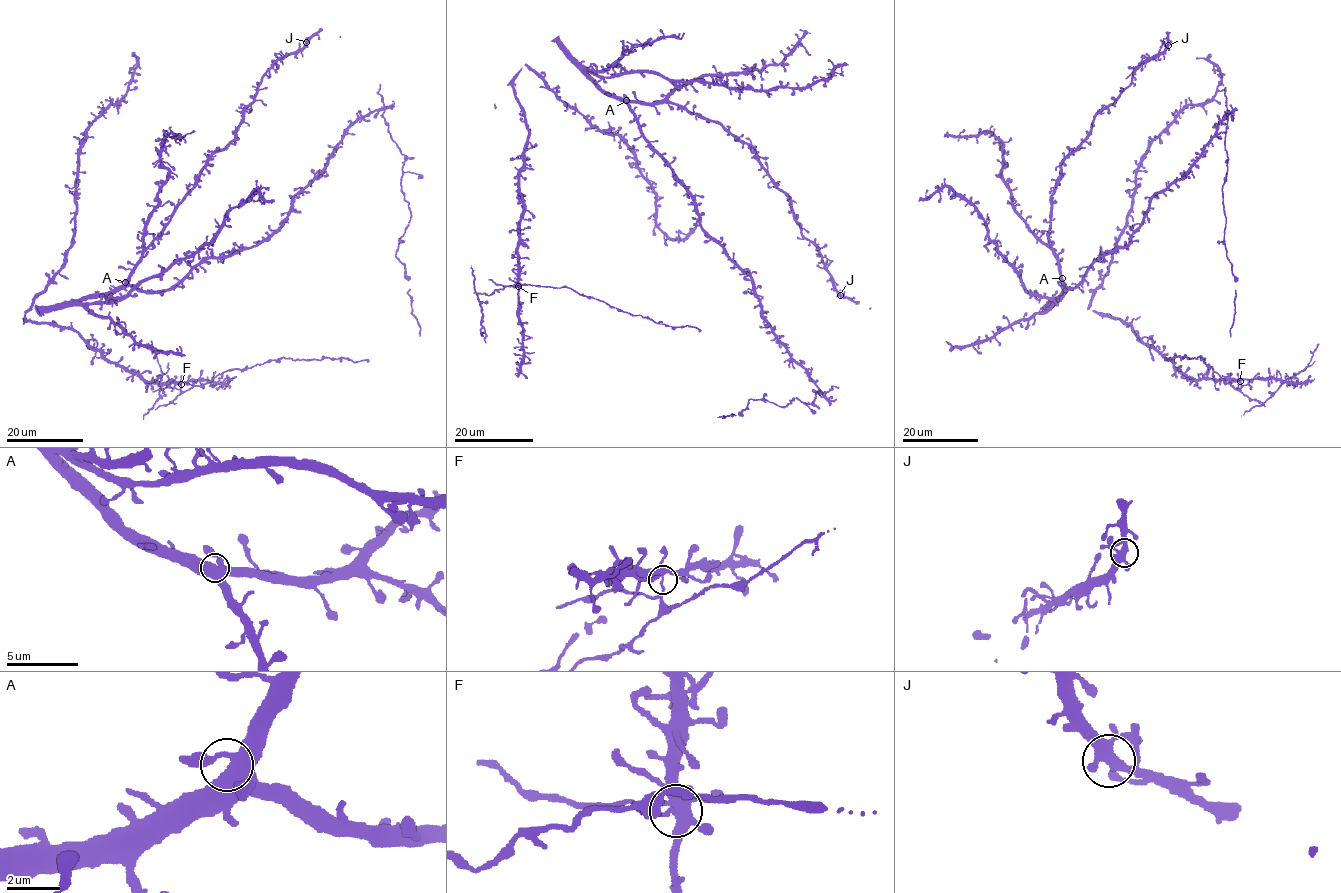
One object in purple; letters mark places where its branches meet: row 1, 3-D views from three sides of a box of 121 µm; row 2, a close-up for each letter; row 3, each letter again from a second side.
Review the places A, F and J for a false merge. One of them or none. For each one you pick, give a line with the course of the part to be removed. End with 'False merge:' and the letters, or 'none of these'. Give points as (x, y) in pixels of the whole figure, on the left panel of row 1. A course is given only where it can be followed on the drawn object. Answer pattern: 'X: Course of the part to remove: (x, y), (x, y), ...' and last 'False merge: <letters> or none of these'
F: Course of the part to remove: (181, 384), (182, 392), (201, 386), (222, 373), (283, 358), (369, 360)
False merge: F

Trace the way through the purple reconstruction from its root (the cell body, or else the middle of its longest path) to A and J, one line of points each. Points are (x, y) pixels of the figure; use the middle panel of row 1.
A: (631, 112), (626, 100)
J: (631, 112), (629, 102), (673, 103), (749, 145), (762, 168), (787, 194), (803, 236), (814, 245), (839, 295)

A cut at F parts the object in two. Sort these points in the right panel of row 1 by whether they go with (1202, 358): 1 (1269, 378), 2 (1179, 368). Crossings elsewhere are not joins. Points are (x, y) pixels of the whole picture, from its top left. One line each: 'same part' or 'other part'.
1: other part
2: other part

